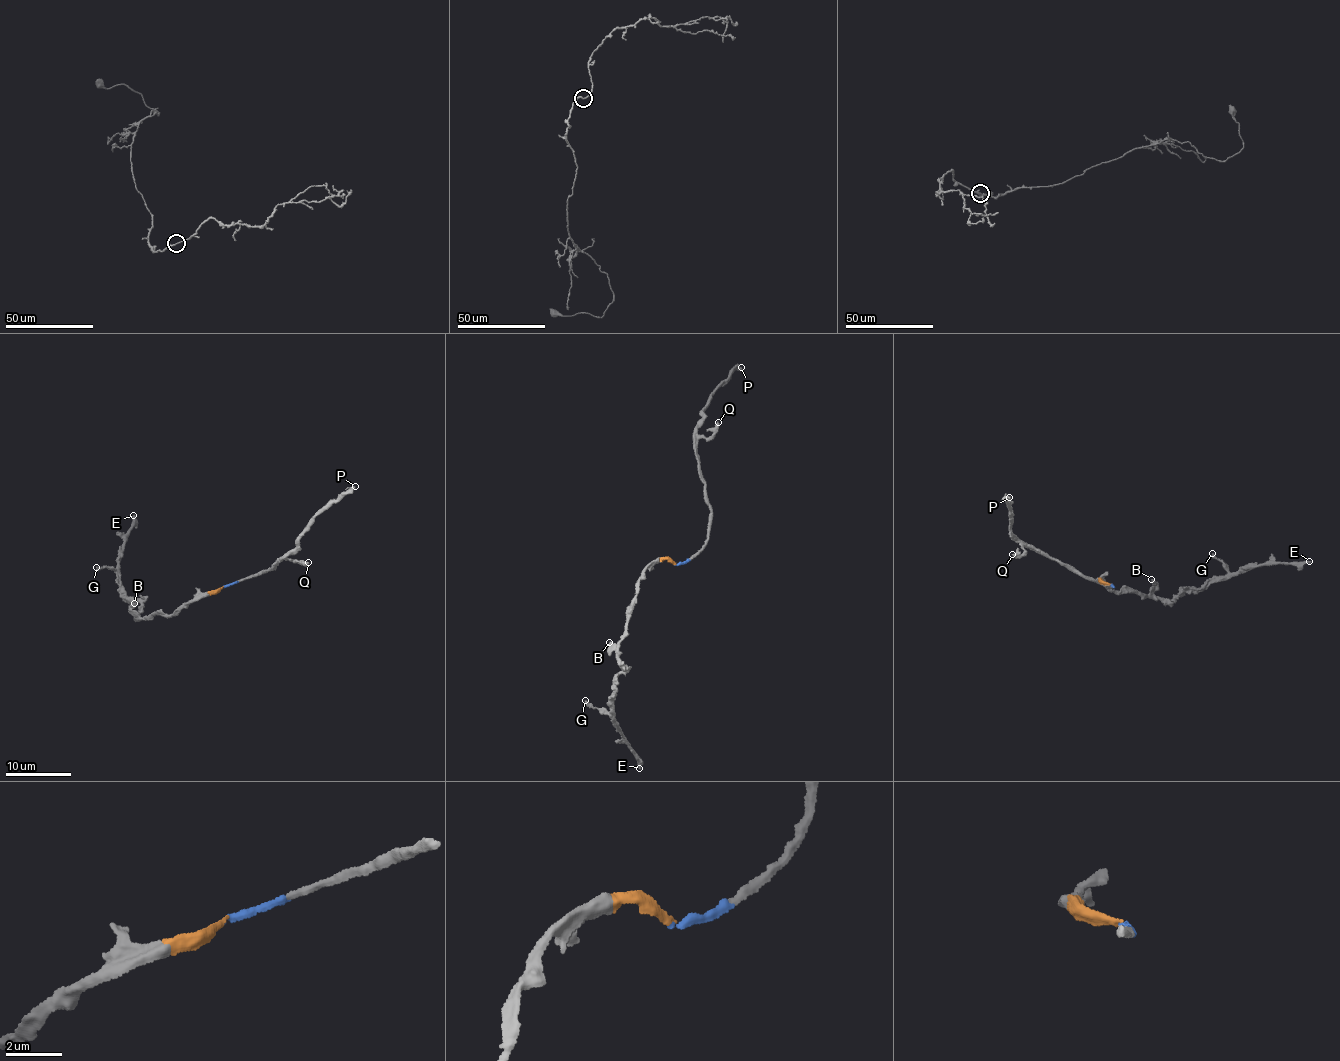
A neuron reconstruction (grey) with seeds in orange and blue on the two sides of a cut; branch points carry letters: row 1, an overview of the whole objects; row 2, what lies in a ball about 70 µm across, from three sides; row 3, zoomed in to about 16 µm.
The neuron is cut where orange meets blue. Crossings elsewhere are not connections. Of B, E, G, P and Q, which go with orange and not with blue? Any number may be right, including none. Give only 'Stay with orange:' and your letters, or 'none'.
Stay with orange: B, E, G

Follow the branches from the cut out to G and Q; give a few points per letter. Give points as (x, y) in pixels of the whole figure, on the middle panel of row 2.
G: (674, 564), (648, 565), (632, 600), (619, 643), (626, 670), (616, 681), (612, 711), (584, 700)
Q: (674, 564), (689, 561), (701, 551), (708, 537), (711, 516), (697, 444), (701, 437), (709, 437), (718, 421)

